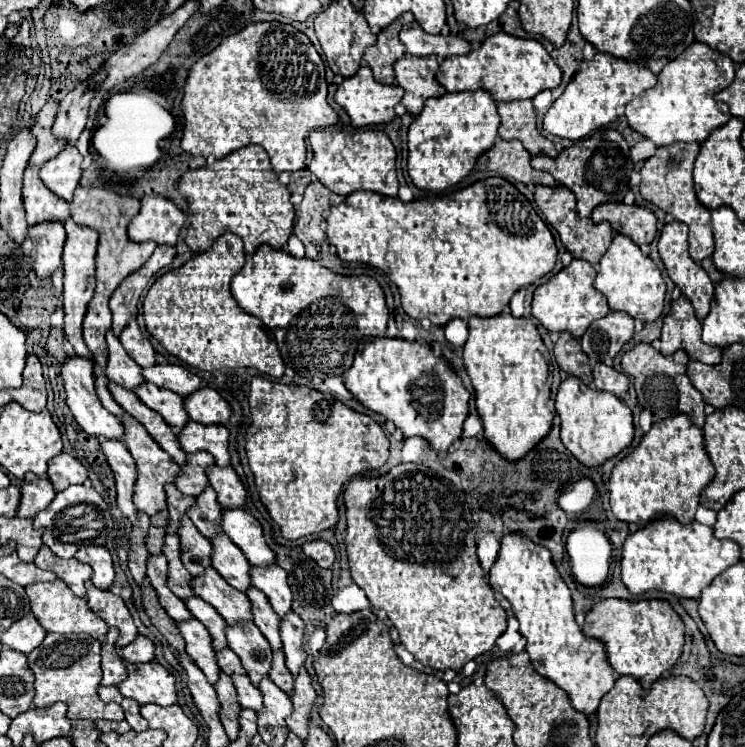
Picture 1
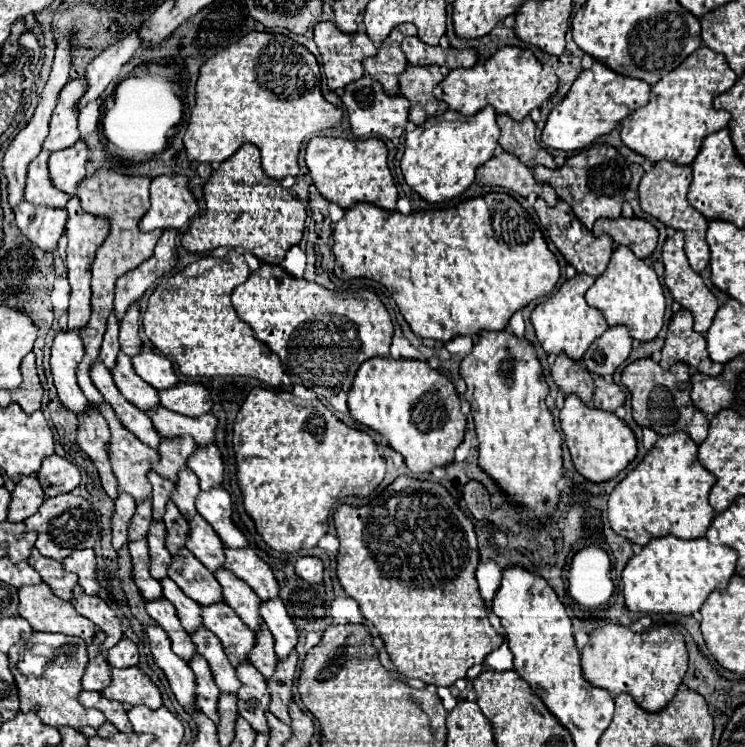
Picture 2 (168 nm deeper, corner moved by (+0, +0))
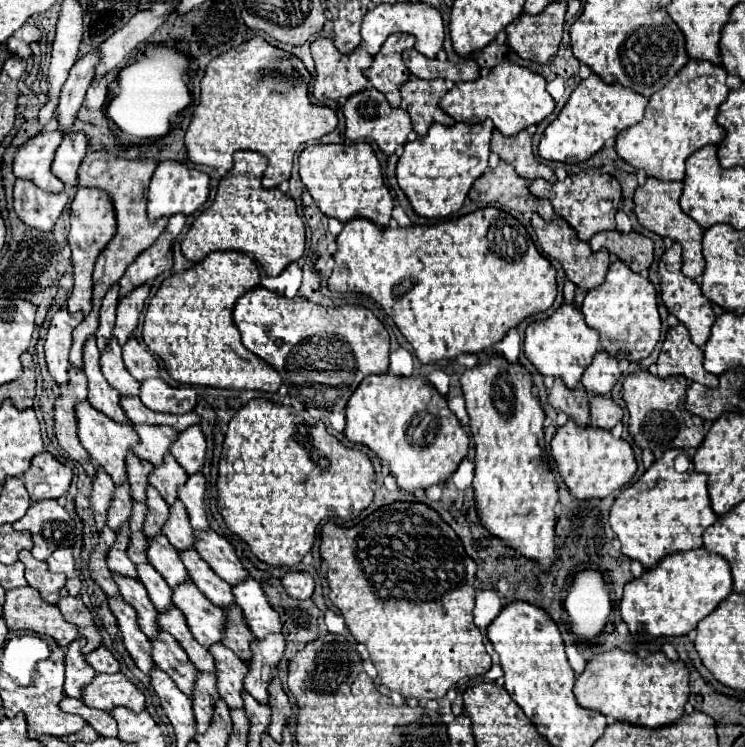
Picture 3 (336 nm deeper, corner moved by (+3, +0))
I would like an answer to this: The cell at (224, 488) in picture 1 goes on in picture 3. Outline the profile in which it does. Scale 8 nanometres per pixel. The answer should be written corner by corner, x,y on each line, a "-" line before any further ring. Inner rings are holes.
198,425
188,427
180,435
182,437
178,437
174,441
174,445
170,447
170,453
186,469
188,475
200,473
204,467
204,457
206,457
206,439
204,439
200,427

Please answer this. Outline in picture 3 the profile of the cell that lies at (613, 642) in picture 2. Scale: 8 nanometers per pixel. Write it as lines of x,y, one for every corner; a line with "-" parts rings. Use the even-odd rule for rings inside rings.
614,647
594,655
594,659
586,663
584,673
576,679
574,695
582,707
610,715
616,721
662,727
684,715
684,703
688,699
688,669
684,661
672,661
664,651
640,659
636,653

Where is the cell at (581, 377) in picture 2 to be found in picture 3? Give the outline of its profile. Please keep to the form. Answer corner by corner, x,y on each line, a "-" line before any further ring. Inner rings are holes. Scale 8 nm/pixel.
554,381
548,393
548,403
554,409
564,411
578,425
588,425
588,393
584,387
576,387
576,391
570,391
566,385

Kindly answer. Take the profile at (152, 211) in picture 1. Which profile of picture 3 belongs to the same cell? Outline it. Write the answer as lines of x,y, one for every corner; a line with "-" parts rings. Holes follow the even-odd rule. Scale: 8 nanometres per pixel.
162,161
154,171
148,187
148,219
156,221
162,217
172,217
176,213
190,215
198,211
208,199
208,187
210,187
210,179
206,173
188,169
178,161

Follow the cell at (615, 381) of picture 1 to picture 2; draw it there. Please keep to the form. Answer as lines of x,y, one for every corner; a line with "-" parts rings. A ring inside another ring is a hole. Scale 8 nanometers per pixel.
593,375
593,377
595,377
595,397
593,397
595,407
615,413
615,409
621,407
625,401
625,393
615,383
607,383
605,379
597,379
597,375

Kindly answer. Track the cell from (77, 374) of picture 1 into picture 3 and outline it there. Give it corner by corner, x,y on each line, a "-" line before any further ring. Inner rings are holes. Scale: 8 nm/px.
58,311
46,335
46,363
54,381
64,387
68,379
68,353
72,347
72,331
82,321
82,315
68,315
68,311

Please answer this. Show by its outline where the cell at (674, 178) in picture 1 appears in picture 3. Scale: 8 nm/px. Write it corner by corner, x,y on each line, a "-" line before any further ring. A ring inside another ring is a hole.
648,177
646,183
640,185
634,193
634,213
642,227
682,243
682,261
684,261
682,273
690,279
696,279
704,271
704,257
702,257
704,229
680,209
680,195
682,195
682,181
660,181
656,177

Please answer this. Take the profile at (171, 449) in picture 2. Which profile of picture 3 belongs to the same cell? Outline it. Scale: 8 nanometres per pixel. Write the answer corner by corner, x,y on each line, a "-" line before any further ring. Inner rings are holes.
134,425
140,443
134,445
134,453
150,461
152,465
162,465
166,453
170,453
170,443
178,439
178,433
172,427
152,427
152,425

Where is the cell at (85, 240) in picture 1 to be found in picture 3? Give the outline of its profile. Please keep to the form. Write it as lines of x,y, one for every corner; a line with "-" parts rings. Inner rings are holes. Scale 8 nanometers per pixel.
80,187
74,201
70,203
70,233
68,245
72,249
72,267
74,267
74,289
68,297
68,311
82,313
84,317
92,309
92,267
98,253
108,245
108,241
116,235
116,219
114,207
106,193

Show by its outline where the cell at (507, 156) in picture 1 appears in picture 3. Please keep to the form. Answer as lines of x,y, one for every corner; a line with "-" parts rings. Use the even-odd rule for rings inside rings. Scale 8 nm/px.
500,161
498,167
488,169
482,177
478,177
468,197
500,209
516,209
520,213
538,211
546,221
554,217
552,203
548,199
536,199
530,195
526,179
522,179
506,161

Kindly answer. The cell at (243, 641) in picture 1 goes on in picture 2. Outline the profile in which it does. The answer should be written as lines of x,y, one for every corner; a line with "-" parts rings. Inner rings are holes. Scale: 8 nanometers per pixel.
213,603
201,607
203,625
221,639
223,651
231,665
237,665
247,659
249,651
255,645
255,633
245,627
245,623
233,613
227,603

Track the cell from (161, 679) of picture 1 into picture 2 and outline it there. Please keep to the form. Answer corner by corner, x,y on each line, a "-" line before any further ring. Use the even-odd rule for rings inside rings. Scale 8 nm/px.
137,667
111,669
111,685
105,687
101,695
105,699
119,701
127,707
145,705
149,709
159,709
163,705
157,685

